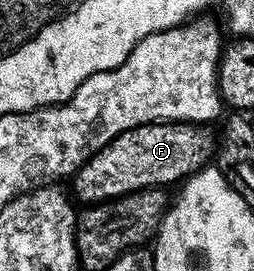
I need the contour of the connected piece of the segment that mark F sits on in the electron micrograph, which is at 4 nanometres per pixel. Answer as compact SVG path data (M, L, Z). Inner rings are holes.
M149 123L128 129L120 133L104 149L100 149L90 158L86 164L79 167L72 176L74 191L72 195L79 204L93 205L95 203L105 203L112 199L118 199L121 195L131 195L133 191L143 191L149 187L169 188L169 183L173 185L181 184L183 181L202 170L215 158L216 139L209 135L207 128L202 125L192 123Z

